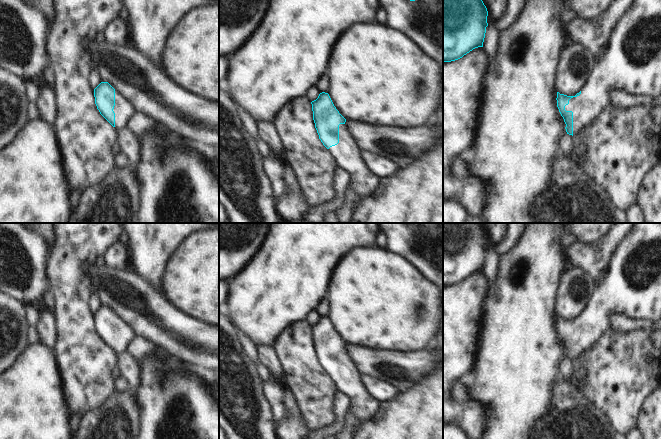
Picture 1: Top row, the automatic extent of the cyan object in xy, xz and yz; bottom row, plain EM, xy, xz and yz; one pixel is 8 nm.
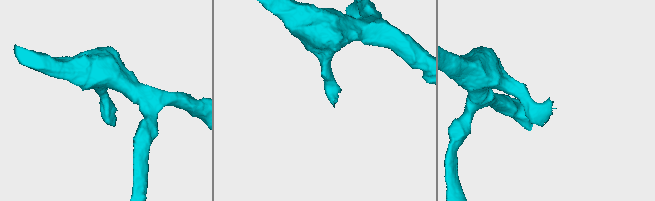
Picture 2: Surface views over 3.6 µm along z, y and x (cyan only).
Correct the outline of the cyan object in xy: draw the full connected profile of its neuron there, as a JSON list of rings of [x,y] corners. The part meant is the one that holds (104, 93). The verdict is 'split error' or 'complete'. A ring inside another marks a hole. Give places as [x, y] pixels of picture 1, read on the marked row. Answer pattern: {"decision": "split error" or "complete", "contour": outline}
{"decision": "split error", "contour": [[[101,82],[94,89],[95,104],[100,114],[118,131],[126,127],[129,118],[136,112],[133,106],[108,82]]]}

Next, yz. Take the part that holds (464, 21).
{"decision": "complete", "contour": [[[443,0],[443,62],[483,47],[487,16],[482,0]]]}

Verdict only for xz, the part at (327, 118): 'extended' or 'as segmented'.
extended

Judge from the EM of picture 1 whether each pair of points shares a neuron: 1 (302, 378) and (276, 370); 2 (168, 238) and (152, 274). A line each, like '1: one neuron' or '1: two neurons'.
1: two neurons
2: one neuron

